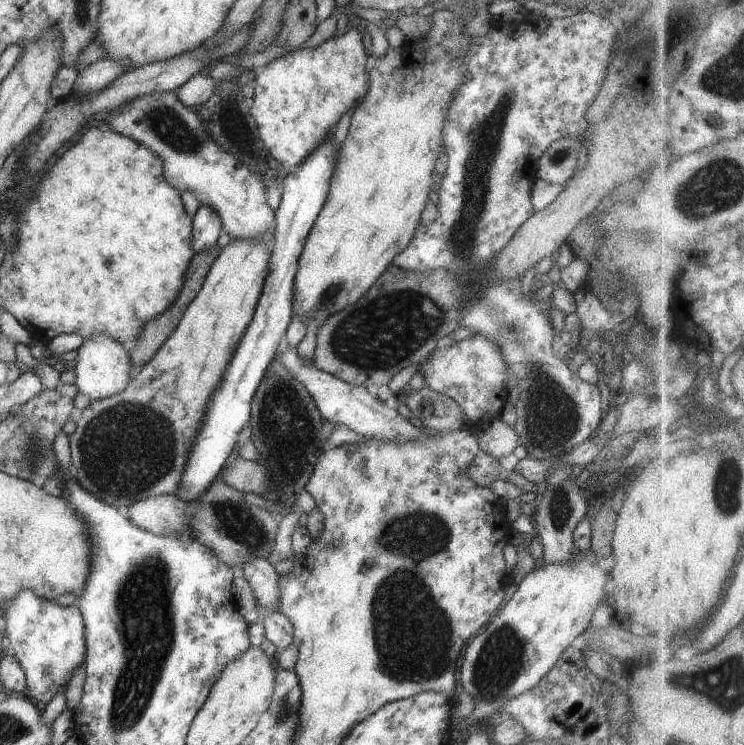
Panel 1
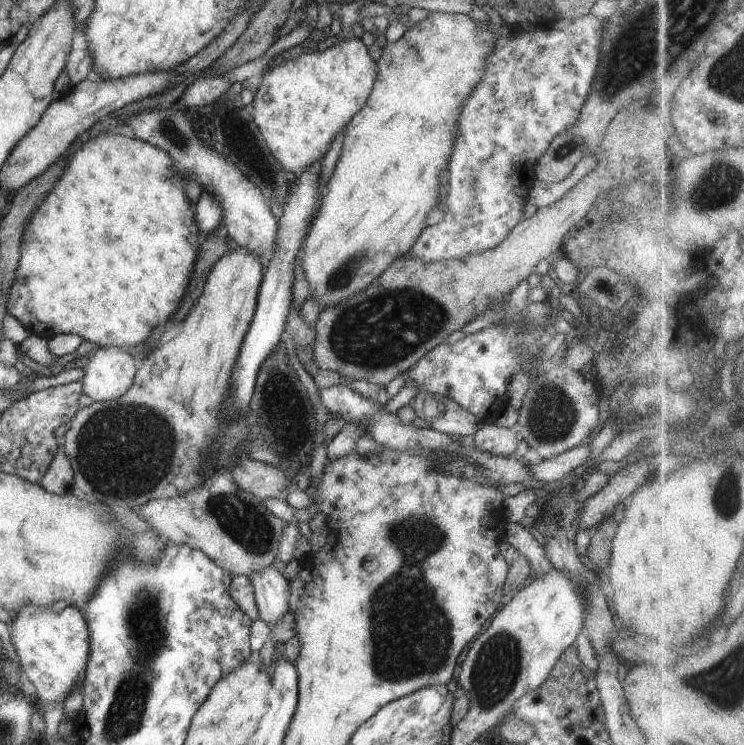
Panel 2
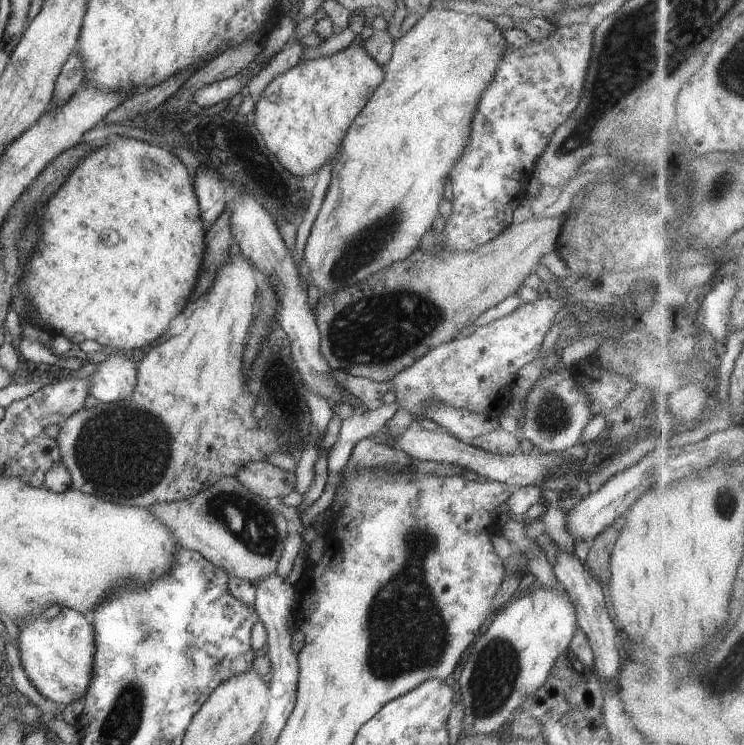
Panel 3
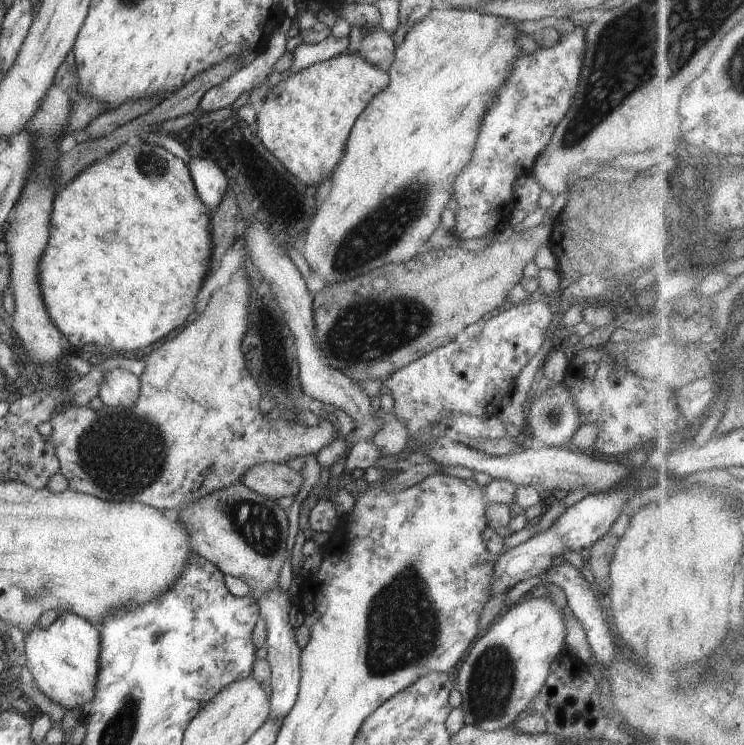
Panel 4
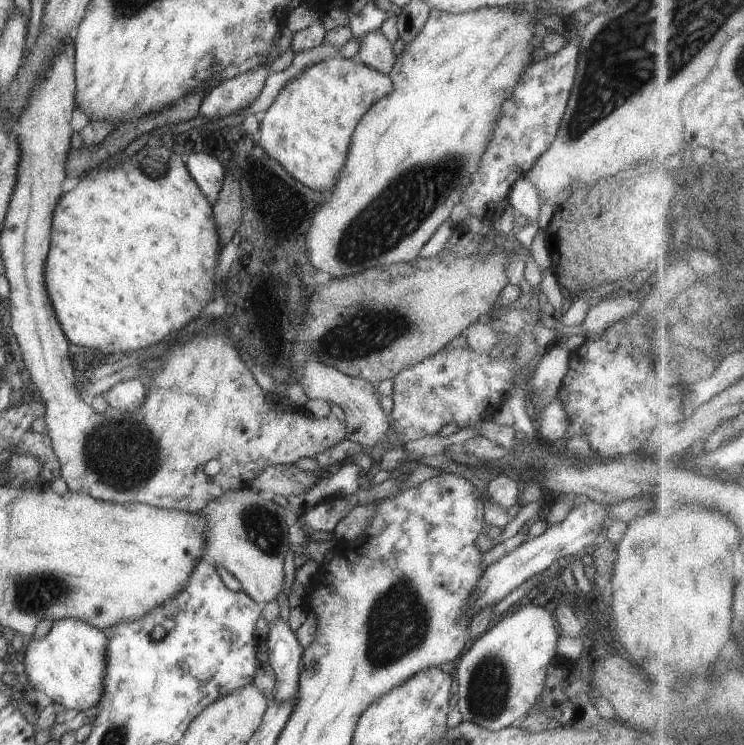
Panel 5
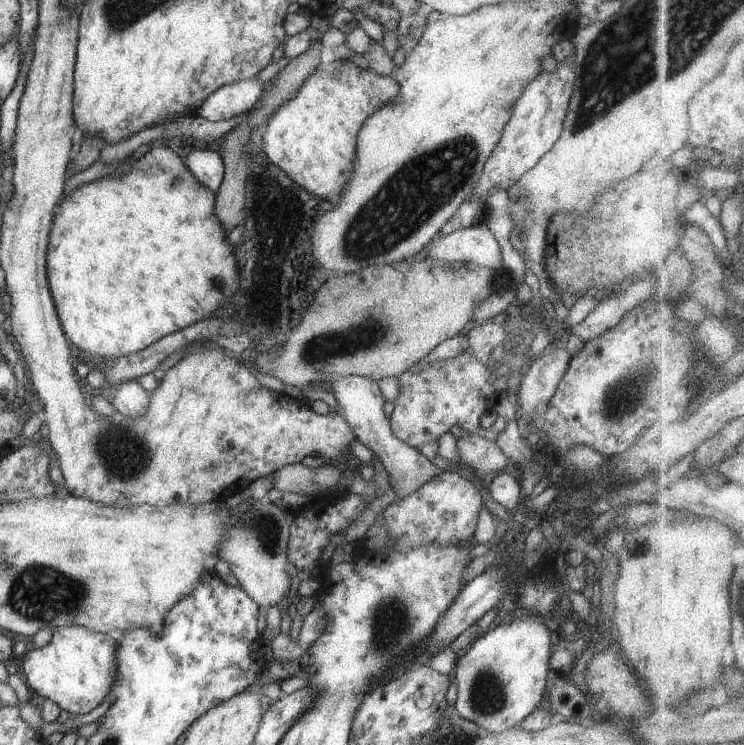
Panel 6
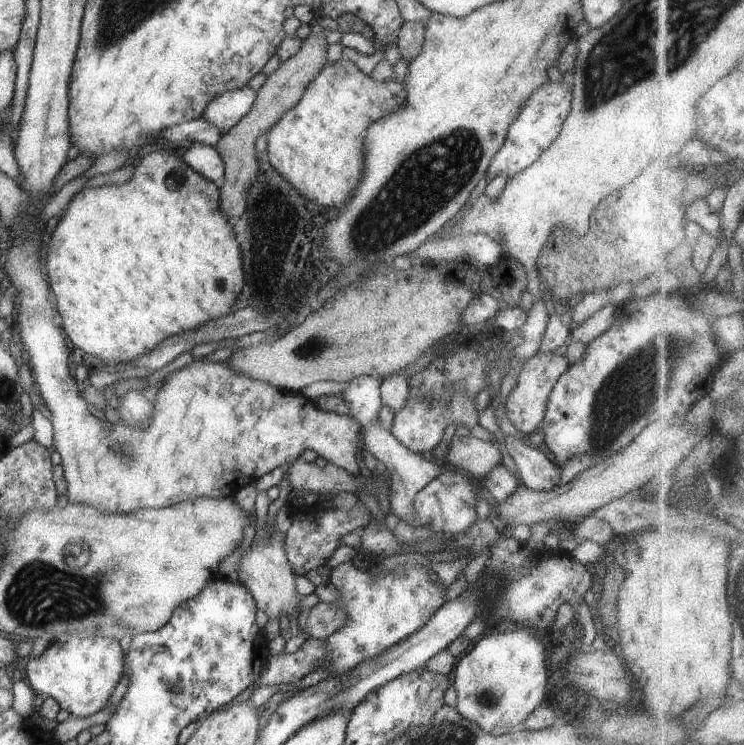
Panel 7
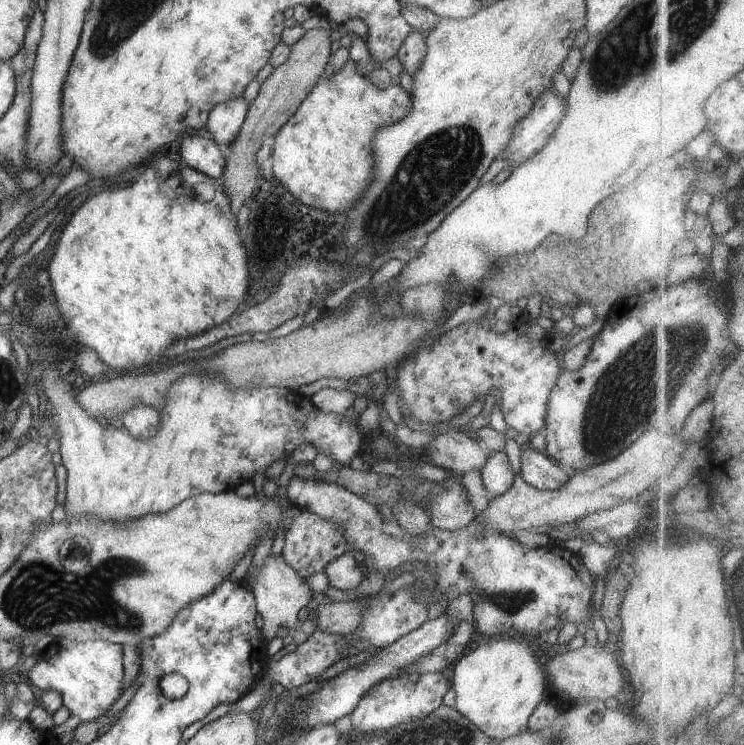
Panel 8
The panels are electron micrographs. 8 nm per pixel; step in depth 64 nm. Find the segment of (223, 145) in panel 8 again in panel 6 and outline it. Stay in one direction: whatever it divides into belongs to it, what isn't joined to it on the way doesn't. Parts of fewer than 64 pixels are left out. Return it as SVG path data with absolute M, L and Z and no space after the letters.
M257 76L250 80L241 80L236 84L224 84L197 110L196 115L218 122L242 116L255 107L264 90L264 83Z

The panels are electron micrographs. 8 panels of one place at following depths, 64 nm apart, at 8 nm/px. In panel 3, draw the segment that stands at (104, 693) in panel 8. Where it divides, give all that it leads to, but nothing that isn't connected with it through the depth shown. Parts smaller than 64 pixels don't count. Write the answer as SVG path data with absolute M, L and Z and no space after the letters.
M63 608L55 618L44 618L43 614L26 616L22 620L20 636L15 641L19 649L21 664L31 684L46 700L65 704L84 698L90 686L94 666L94 626L88 615Z

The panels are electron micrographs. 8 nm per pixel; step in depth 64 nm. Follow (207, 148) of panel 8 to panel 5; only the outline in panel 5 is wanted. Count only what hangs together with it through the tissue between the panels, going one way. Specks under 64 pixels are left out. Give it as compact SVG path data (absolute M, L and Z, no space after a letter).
M192 153L186 160L190 176L200 186L204 196L213 204L222 190L225 167L218 158L206 153Z

